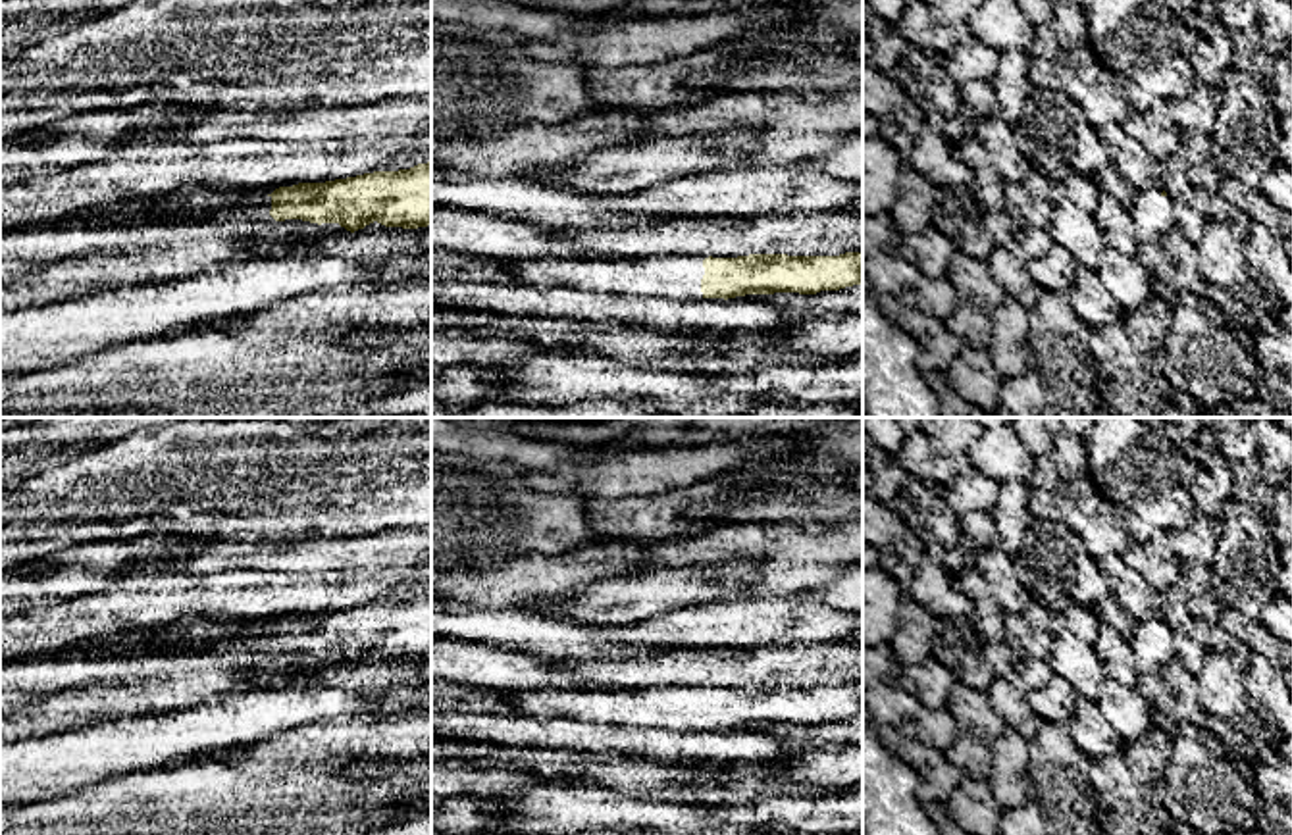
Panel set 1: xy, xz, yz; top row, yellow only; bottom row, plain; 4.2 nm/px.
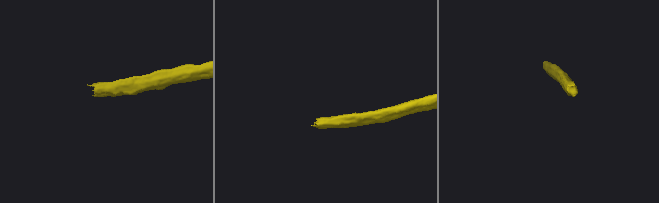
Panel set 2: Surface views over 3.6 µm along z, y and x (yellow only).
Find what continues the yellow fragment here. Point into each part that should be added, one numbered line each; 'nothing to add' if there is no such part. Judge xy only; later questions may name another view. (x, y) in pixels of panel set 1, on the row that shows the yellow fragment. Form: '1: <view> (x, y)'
1: xy (243, 218)

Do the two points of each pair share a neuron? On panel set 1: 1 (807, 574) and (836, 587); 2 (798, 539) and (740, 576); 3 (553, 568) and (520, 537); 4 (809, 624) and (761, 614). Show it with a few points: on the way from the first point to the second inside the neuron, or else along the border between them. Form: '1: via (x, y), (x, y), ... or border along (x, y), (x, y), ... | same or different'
1: border along (842, 570), (811, 589) | different
2: border along (763, 562), (721, 560), (717, 564) | different
3: border along (584, 545), (557, 555), (540, 555) | different
4: via (798, 614), (773, 614) | same

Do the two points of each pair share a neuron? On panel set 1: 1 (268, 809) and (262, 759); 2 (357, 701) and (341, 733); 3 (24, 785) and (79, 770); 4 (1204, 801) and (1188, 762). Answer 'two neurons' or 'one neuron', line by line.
1: two neurons
2: two neurons
3: one neuron
4: one neuron

